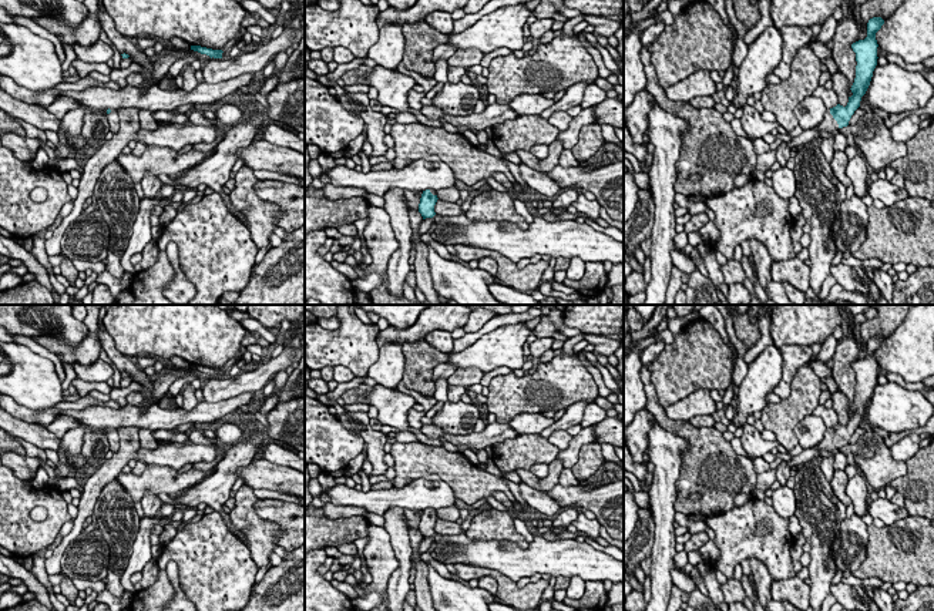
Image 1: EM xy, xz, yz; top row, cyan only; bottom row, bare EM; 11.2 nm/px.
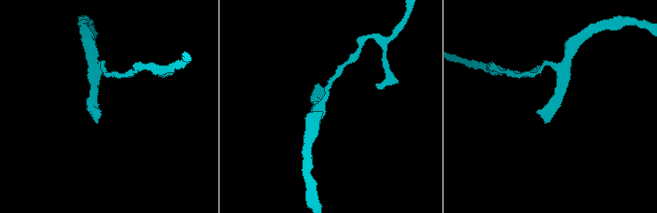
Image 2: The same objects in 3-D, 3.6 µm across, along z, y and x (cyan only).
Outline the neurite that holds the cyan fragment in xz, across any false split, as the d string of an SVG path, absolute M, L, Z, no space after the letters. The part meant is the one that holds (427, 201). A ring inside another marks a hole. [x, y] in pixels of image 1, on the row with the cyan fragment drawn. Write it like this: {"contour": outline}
{"contour": "M426 189L421 194L419 212L423 219L437 215L457 216L461 215L461 205L439 199L434 189Z"}

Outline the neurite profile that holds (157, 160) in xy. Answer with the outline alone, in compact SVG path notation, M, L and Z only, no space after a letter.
M147 145L147 150L141 157L121 152L115 161L131 177L131 179L138 184L147 172L175 177L211 155L214 155L212 150L208 152L191 150L179 154L177 150L169 147Z

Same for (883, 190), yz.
M887 179L870 181L869 195L873 199L880 199L886 207L893 207L896 202L903 201L908 197L904 188L898 188Z

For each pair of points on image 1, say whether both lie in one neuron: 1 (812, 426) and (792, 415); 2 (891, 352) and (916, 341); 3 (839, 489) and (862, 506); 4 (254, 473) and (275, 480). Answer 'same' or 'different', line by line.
1: different
2: same
3: different
4: same

